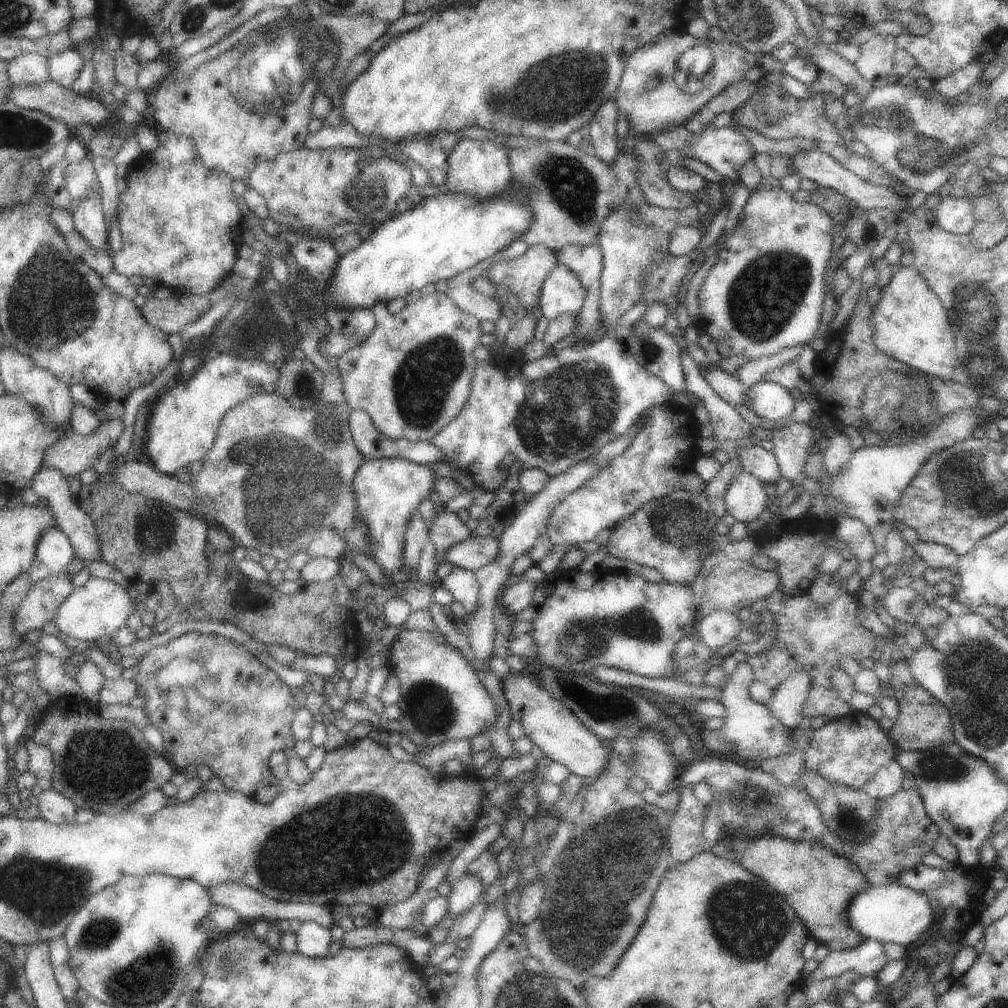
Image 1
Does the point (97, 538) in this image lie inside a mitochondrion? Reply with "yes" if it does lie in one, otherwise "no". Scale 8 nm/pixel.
no

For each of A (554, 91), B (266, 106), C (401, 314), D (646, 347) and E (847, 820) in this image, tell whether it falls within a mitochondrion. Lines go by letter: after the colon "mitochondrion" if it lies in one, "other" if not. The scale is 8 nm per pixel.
A: mitochondrion
B: mitochondrion
C: other
D: mitochondrion
E: mitochondrion

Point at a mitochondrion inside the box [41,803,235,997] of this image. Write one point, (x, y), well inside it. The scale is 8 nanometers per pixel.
(99, 934)

